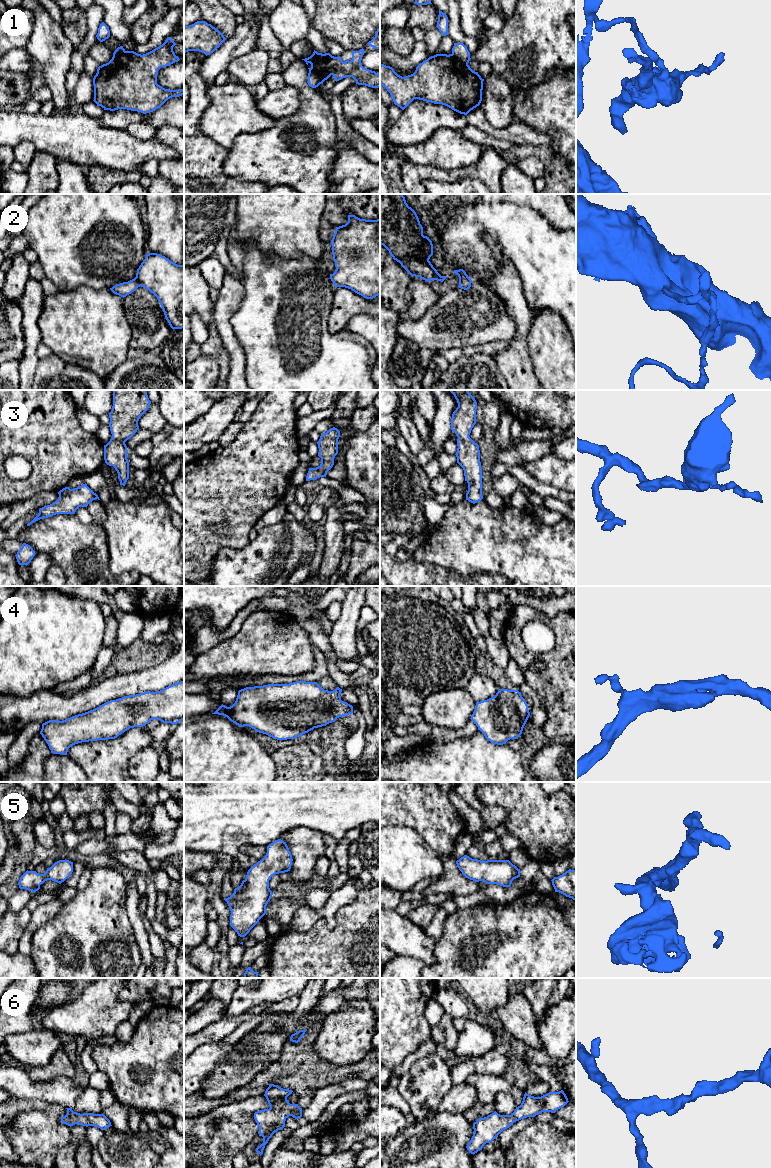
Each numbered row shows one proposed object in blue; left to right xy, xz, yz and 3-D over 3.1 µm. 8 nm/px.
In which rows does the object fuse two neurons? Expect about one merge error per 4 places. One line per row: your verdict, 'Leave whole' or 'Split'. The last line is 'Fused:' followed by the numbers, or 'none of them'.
1: Split
2: Leave whole
3: Leave whole
4: Leave whole
5: Leave whole
6: Leave whole
Fused: 1

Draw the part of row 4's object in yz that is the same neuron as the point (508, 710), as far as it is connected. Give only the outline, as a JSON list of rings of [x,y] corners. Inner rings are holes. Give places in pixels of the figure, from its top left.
[[[499,689],[494,697],[476,703],[470,719],[487,740],[503,745],[510,739],[518,739],[529,716],[521,692]]]

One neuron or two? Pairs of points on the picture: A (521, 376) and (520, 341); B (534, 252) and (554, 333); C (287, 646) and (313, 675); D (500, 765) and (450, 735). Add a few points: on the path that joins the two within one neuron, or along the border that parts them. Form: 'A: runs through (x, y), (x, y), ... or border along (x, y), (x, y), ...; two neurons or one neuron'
A: runs through (520, 367), (520, 350); one neuron
B: border along (533, 312), (552, 309), (561, 317), (565, 324); two neurons
C: border along (315, 656), (315, 666), (312, 669), (286, 676); two neurons
D: border along (456, 737), (443, 743), (432, 743); two neurons

